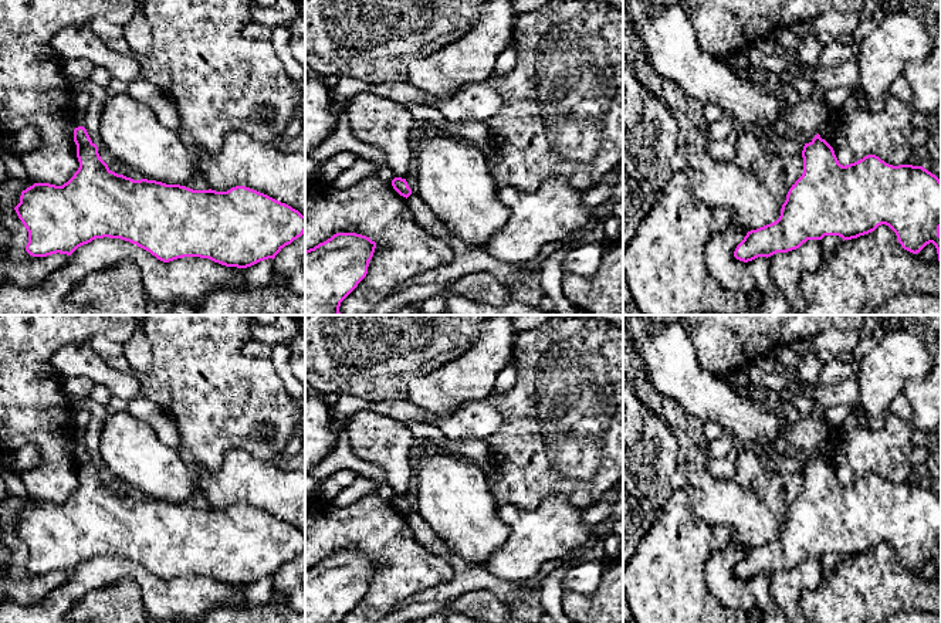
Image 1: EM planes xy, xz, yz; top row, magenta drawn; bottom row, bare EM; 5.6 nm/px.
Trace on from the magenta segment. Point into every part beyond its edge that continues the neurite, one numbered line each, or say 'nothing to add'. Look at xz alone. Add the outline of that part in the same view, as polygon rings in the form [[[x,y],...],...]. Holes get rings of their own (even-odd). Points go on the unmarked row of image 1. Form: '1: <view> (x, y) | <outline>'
nothing to add

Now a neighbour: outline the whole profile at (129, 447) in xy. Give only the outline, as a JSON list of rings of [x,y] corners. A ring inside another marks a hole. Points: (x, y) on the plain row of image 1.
[[[128,410],[111,413],[104,423],[99,456],[115,478],[135,485],[148,498],[185,504],[199,488],[194,468],[180,458],[177,450],[167,447],[149,424]]]

